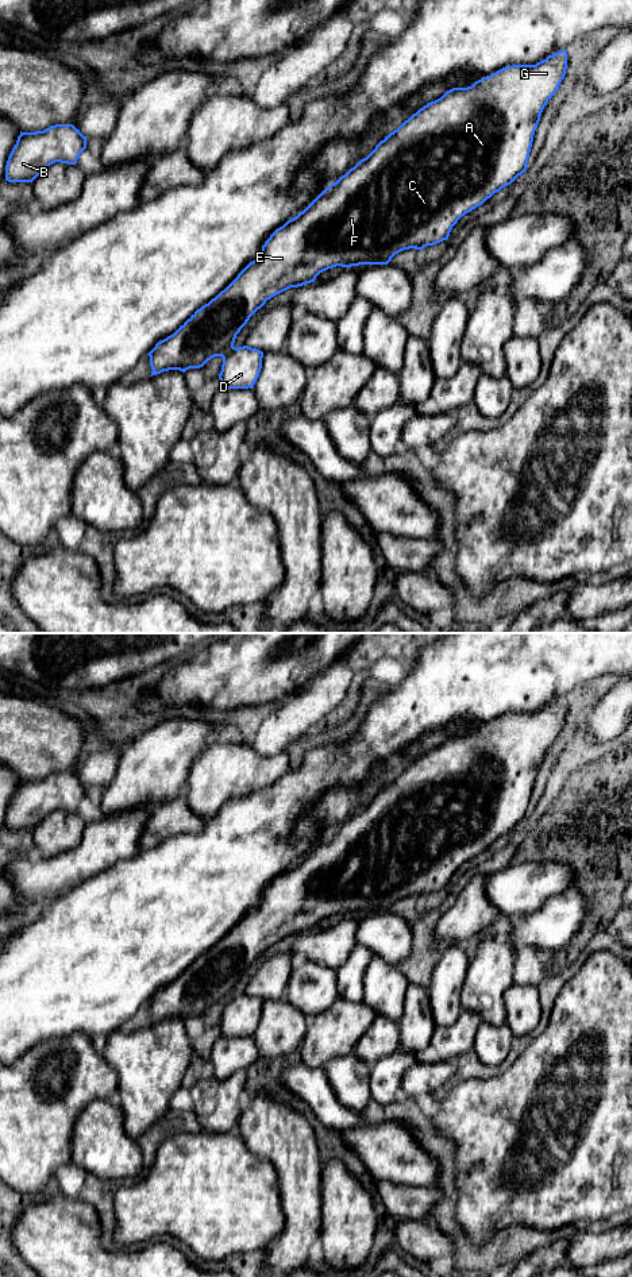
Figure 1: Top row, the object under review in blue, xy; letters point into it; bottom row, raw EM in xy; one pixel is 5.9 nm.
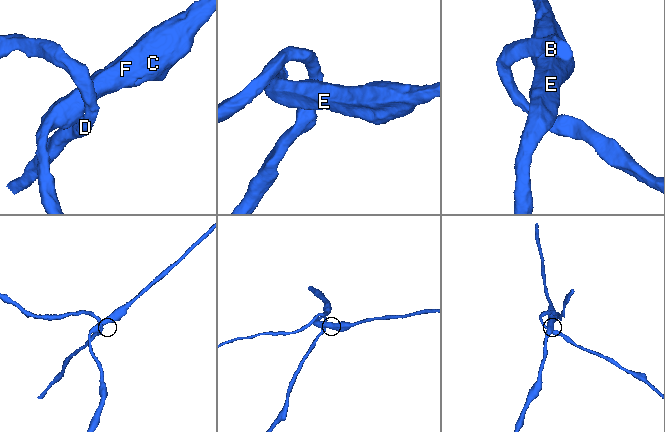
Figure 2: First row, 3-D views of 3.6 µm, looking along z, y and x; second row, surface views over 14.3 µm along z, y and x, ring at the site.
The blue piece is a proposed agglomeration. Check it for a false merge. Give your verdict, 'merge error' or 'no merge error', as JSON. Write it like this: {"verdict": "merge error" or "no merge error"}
{"verdict": "merge error"}

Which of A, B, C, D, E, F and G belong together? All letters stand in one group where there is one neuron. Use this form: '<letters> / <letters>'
A C E F G / B D

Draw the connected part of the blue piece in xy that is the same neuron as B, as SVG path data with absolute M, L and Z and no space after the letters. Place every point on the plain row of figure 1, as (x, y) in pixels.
M55 772L35 780L20 779L5 813L5 829L32 830L55 810L76 813L85 796L86 784L73 772Z

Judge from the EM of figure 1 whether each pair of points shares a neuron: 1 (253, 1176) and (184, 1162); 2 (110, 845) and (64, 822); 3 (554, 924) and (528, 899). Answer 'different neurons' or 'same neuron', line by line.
1: same neuron
2: different neurons
3: different neurons

